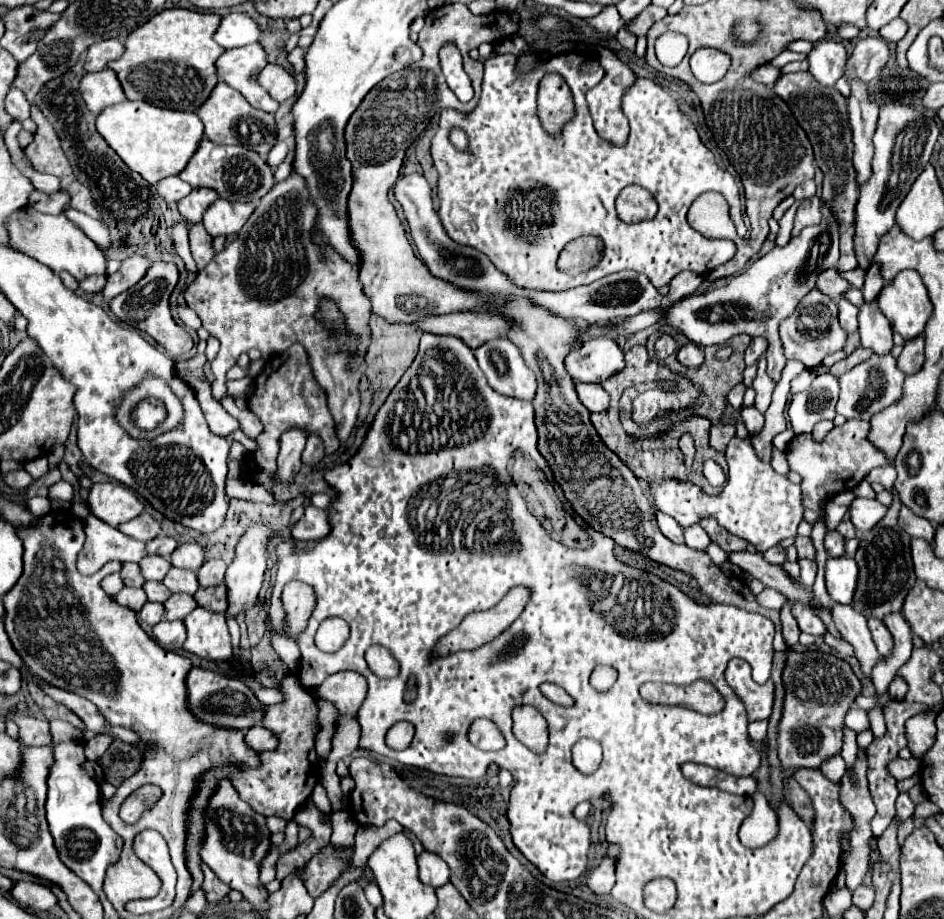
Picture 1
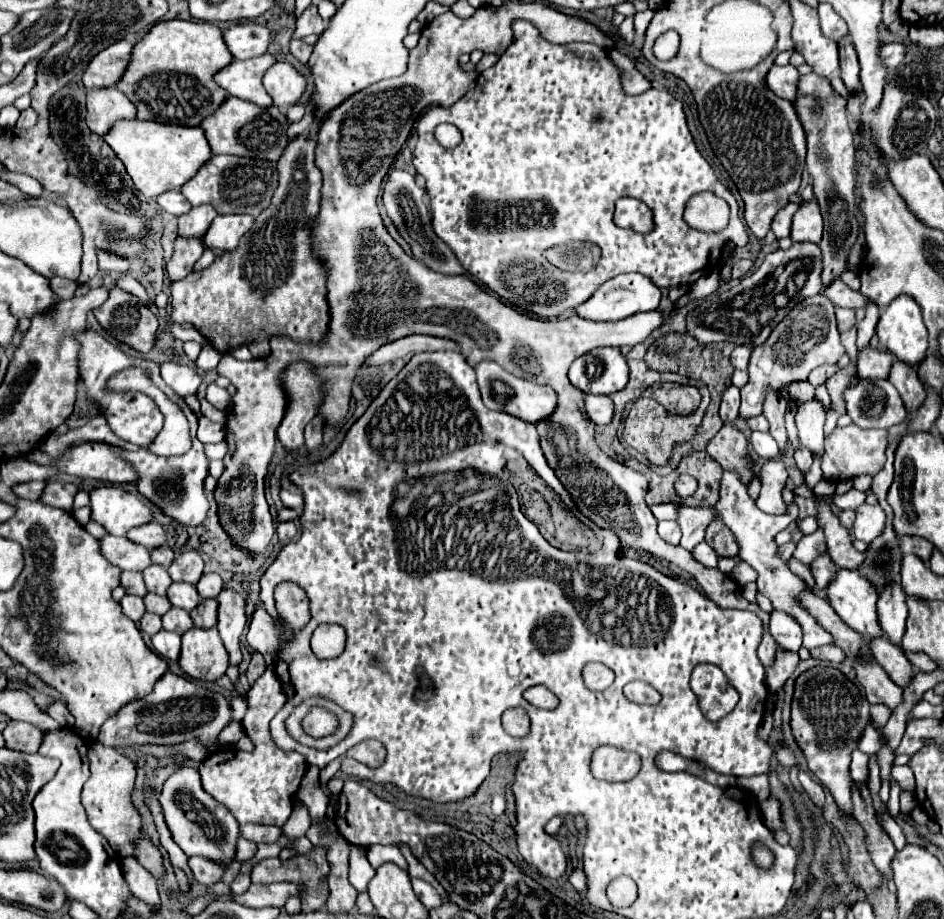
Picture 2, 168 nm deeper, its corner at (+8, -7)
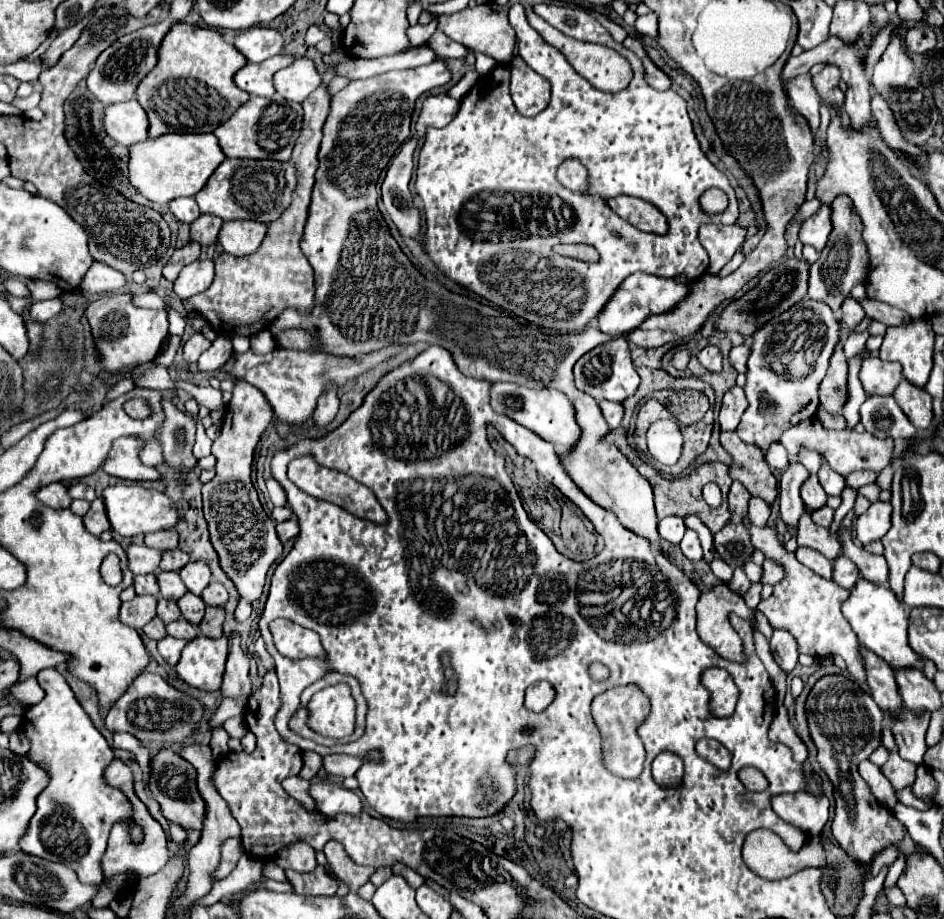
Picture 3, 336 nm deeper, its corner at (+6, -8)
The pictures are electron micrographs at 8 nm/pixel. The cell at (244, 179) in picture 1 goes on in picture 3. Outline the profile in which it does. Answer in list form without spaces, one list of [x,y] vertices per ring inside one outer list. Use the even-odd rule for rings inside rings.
[[[224,159],[222,165],[212,173],[208,183],[200,193],[196,193],[196,203],[202,213],[216,215],[222,221],[252,219],[260,223],[272,223],[276,217],[288,209],[292,203],[292,193],[296,191],[298,177],[290,161],[252,161],[252,159]]]

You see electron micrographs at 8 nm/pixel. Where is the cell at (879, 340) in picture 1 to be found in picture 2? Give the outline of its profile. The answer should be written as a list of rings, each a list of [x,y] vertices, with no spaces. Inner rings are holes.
[[[866,346],[862,352],[858,352],[858,378],[866,378],[866,380],[888,378],[892,360],[894,360],[892,354]]]

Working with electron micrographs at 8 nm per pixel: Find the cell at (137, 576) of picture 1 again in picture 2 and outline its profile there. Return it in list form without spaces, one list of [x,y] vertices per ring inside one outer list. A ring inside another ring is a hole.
[[[122,572],[120,574],[120,584],[124,586],[126,594],[134,594],[134,596],[144,596],[148,590],[144,586],[142,574],[140,572]]]

